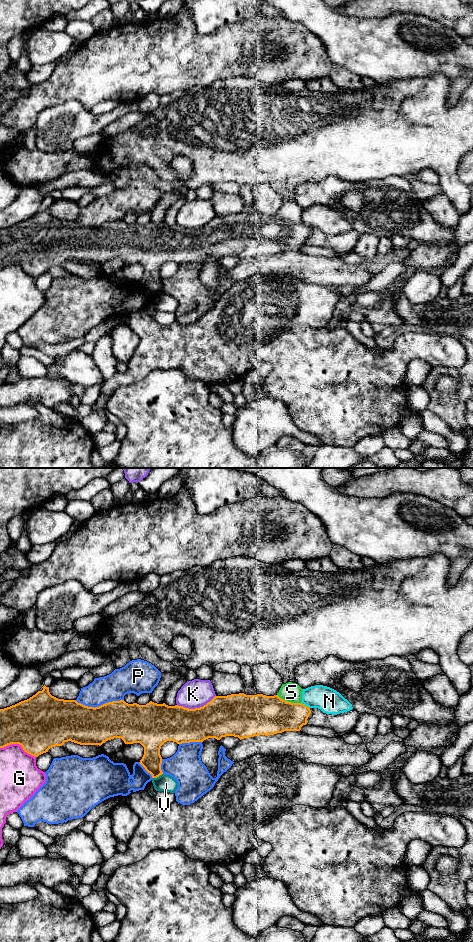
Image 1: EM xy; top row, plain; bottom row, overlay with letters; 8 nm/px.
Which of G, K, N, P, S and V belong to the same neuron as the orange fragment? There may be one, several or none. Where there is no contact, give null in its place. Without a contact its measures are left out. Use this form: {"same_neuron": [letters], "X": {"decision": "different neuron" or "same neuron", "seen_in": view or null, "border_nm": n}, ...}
{"same_neuron": [], "G": {"decision": "different neuron", "seen_in": "xy", "border_nm": 300}, "K": {"decision": "different neuron", "seen_in": "xy", "border_nm": 320}, "N": {"decision": "different neuron", "seen_in": "xy", "border_nm": 80}, "P": {"decision": "different neuron", "seen_in": "xy", "border_nm": 400}, "S": {"decision": "different neuron", "seen_in": "xy", "border_nm": 220}, "V": {"decision": "different neuron", "seen_in": "xy", "border_nm": 100}}

